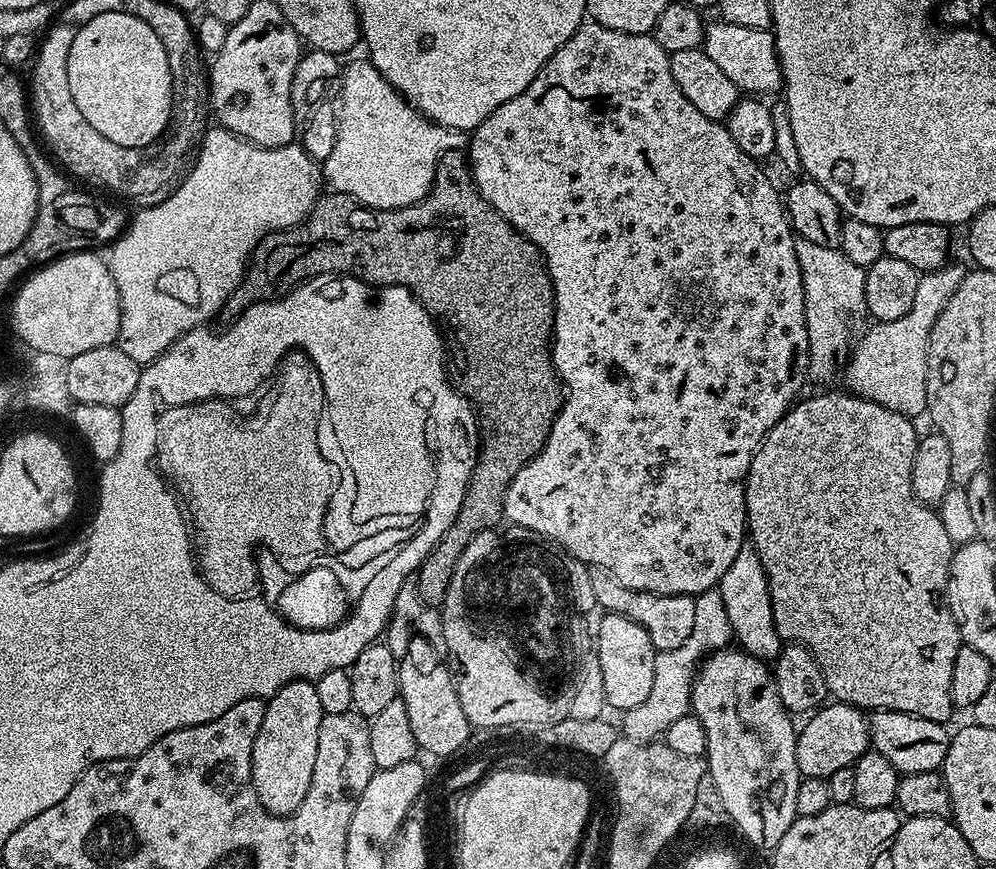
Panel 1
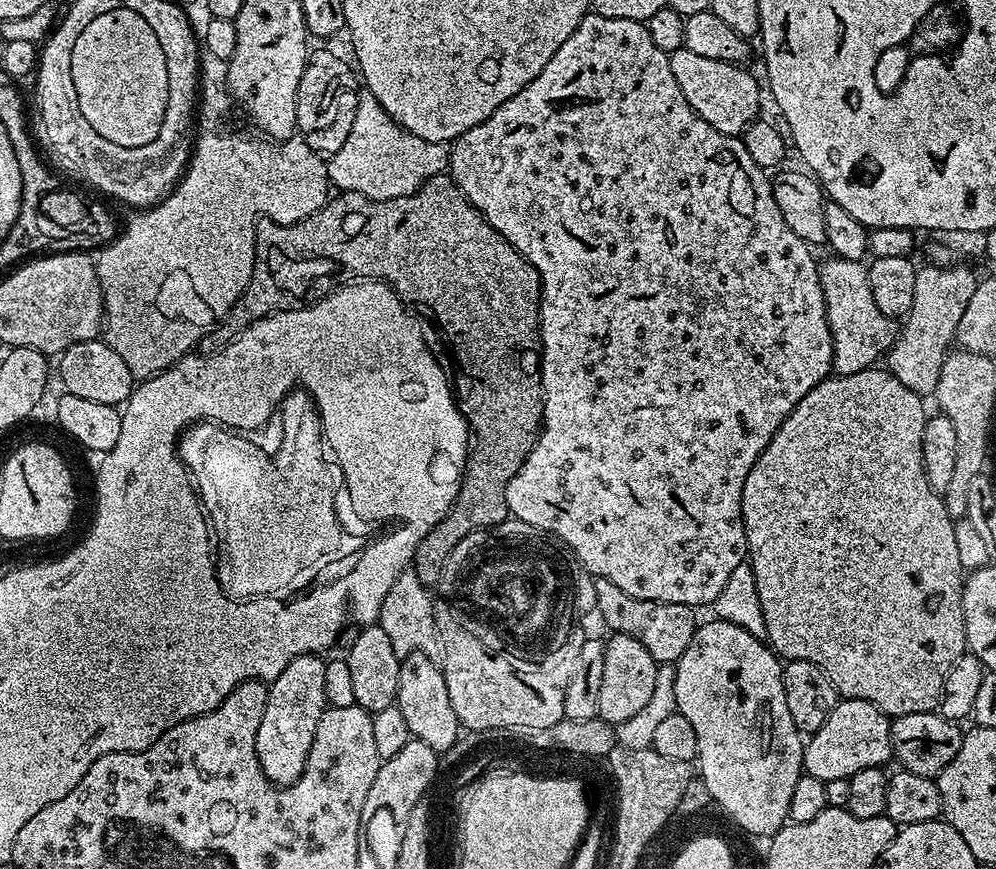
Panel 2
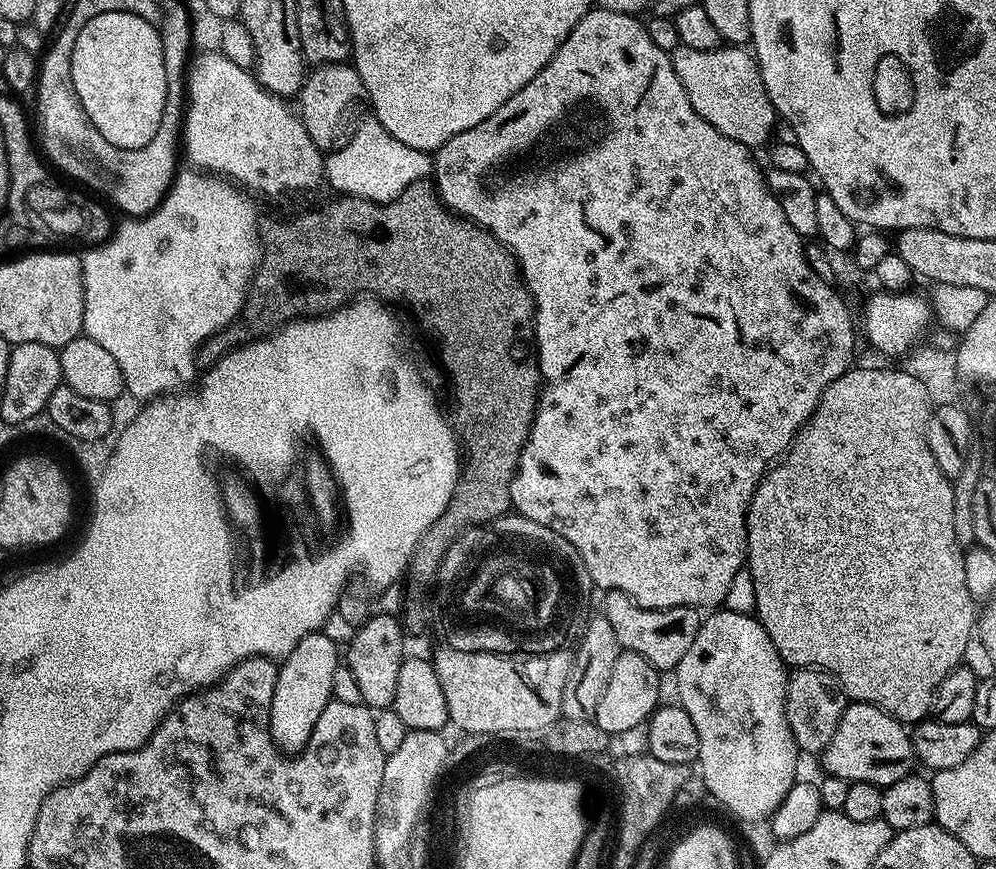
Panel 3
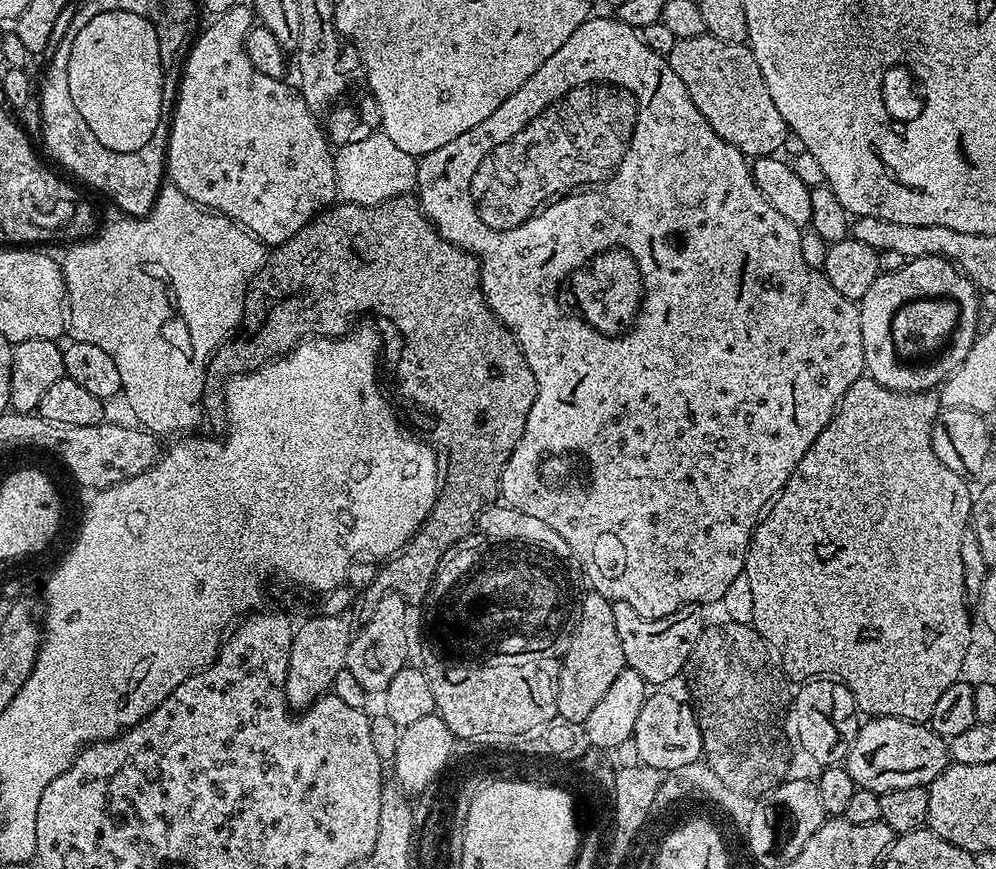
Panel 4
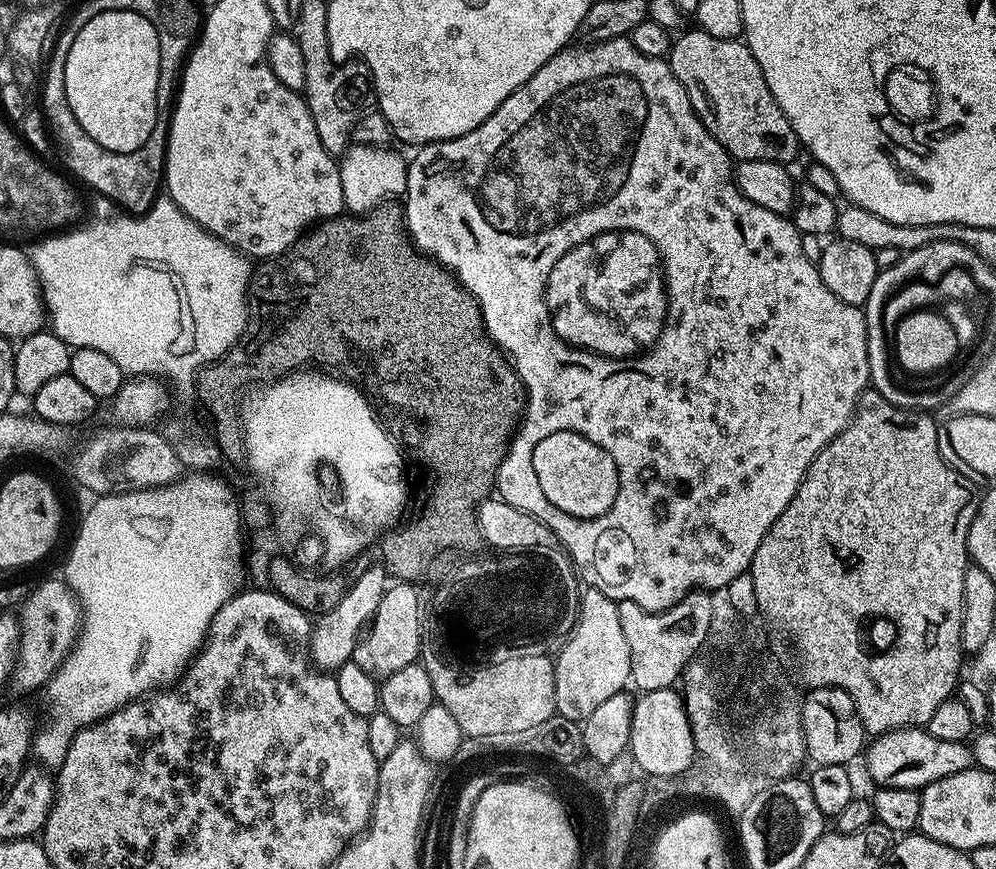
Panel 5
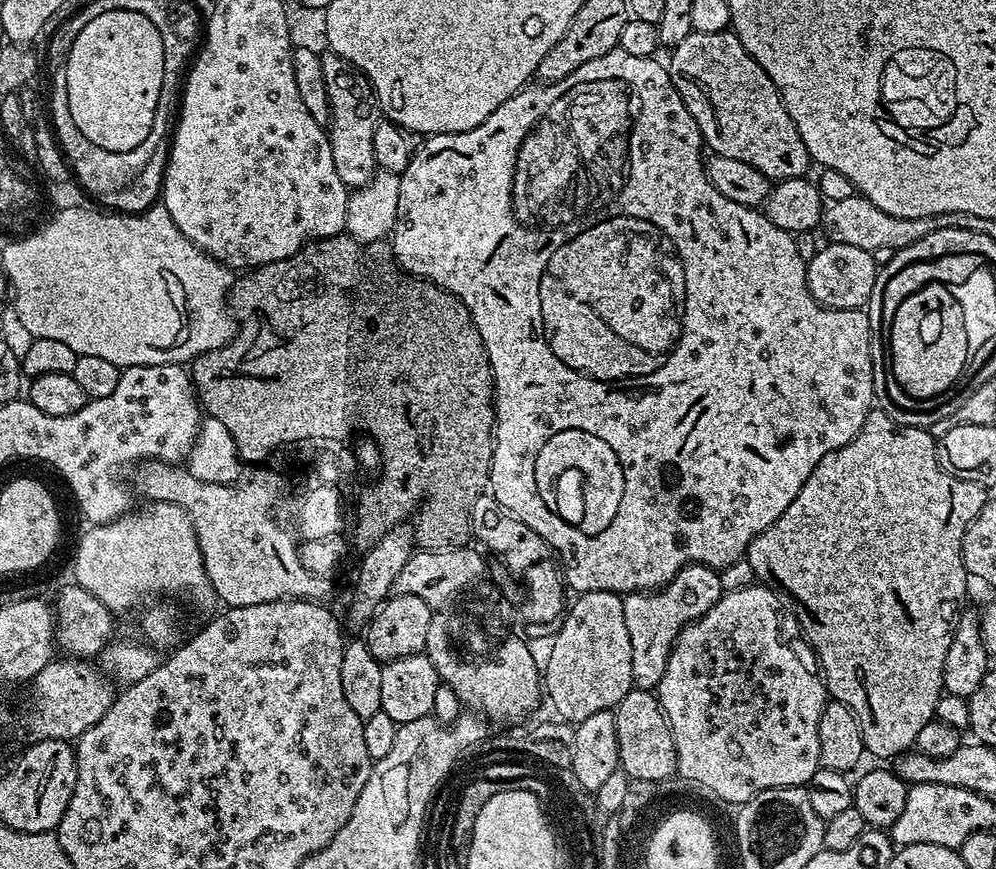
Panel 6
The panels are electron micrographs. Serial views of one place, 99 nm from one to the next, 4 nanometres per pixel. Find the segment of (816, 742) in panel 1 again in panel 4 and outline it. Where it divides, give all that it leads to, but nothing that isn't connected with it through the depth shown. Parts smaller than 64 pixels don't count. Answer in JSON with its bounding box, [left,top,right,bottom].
[842,716,949,793]

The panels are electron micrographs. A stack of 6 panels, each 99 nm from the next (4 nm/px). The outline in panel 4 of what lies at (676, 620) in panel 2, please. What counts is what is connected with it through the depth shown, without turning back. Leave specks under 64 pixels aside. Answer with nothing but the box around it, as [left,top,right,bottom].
[612,600,706,686]

